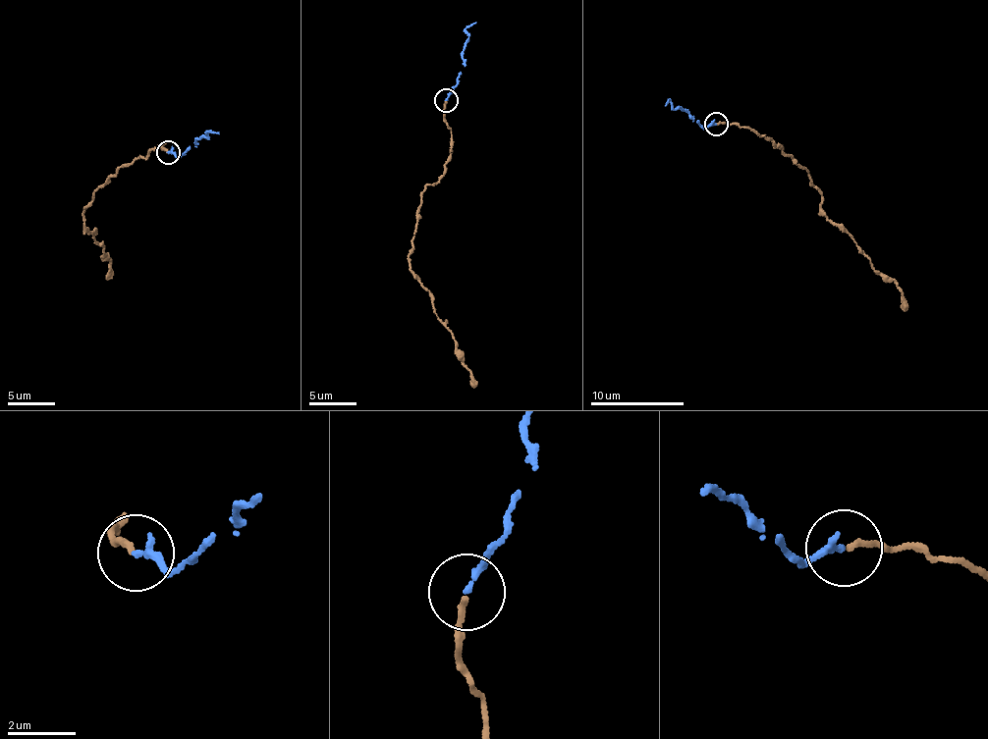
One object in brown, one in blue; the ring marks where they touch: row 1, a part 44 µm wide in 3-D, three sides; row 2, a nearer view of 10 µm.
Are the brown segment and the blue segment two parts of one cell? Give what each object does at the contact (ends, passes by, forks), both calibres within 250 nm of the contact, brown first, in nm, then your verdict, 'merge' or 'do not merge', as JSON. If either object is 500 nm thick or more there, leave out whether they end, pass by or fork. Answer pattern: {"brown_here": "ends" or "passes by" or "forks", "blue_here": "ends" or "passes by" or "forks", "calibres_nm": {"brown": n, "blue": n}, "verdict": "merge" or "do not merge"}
{"brown_here": "ends", "blue_here": "ends", "calibres_nm": {"brown": 170, "blue": 200}, "verdict": "merge"}

